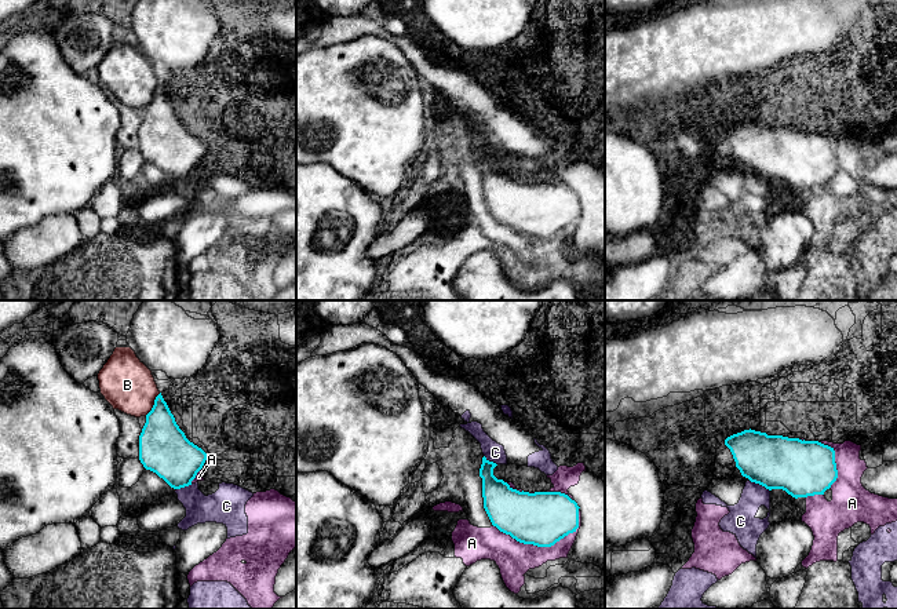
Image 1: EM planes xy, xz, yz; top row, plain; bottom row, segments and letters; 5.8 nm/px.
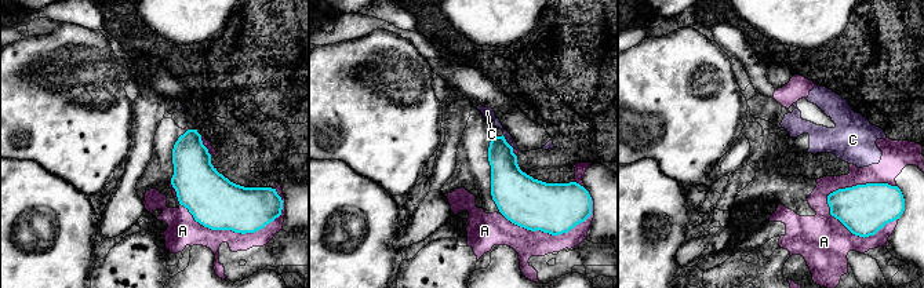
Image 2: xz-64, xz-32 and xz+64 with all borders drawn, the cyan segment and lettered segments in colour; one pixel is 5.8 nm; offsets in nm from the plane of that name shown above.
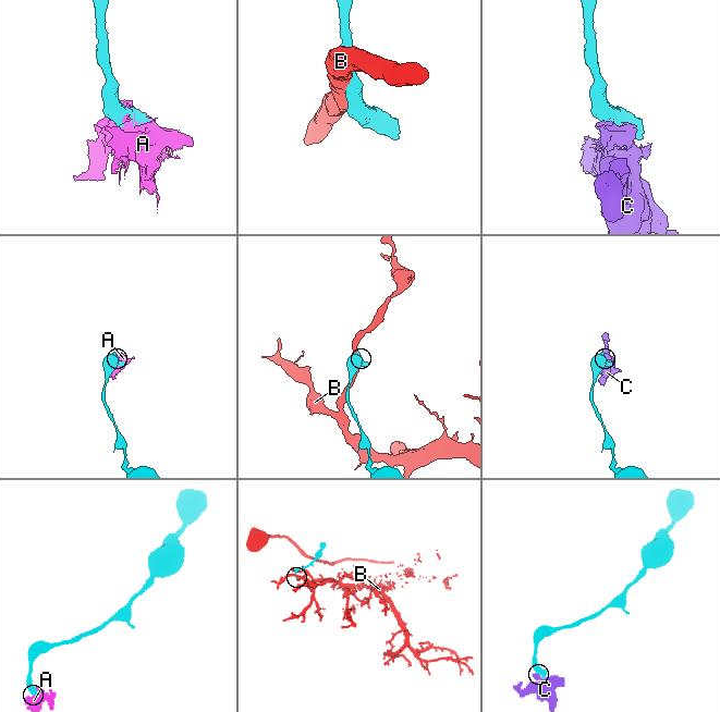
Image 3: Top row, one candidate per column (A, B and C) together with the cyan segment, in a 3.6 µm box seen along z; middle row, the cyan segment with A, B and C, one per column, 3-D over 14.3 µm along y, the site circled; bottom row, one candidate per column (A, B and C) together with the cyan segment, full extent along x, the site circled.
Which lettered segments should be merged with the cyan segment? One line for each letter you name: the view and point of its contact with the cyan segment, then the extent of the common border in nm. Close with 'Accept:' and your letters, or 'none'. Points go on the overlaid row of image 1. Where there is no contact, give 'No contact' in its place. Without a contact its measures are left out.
A: Touches cyan at xz (544, 546). Shared border 500 nm
Accept: A

